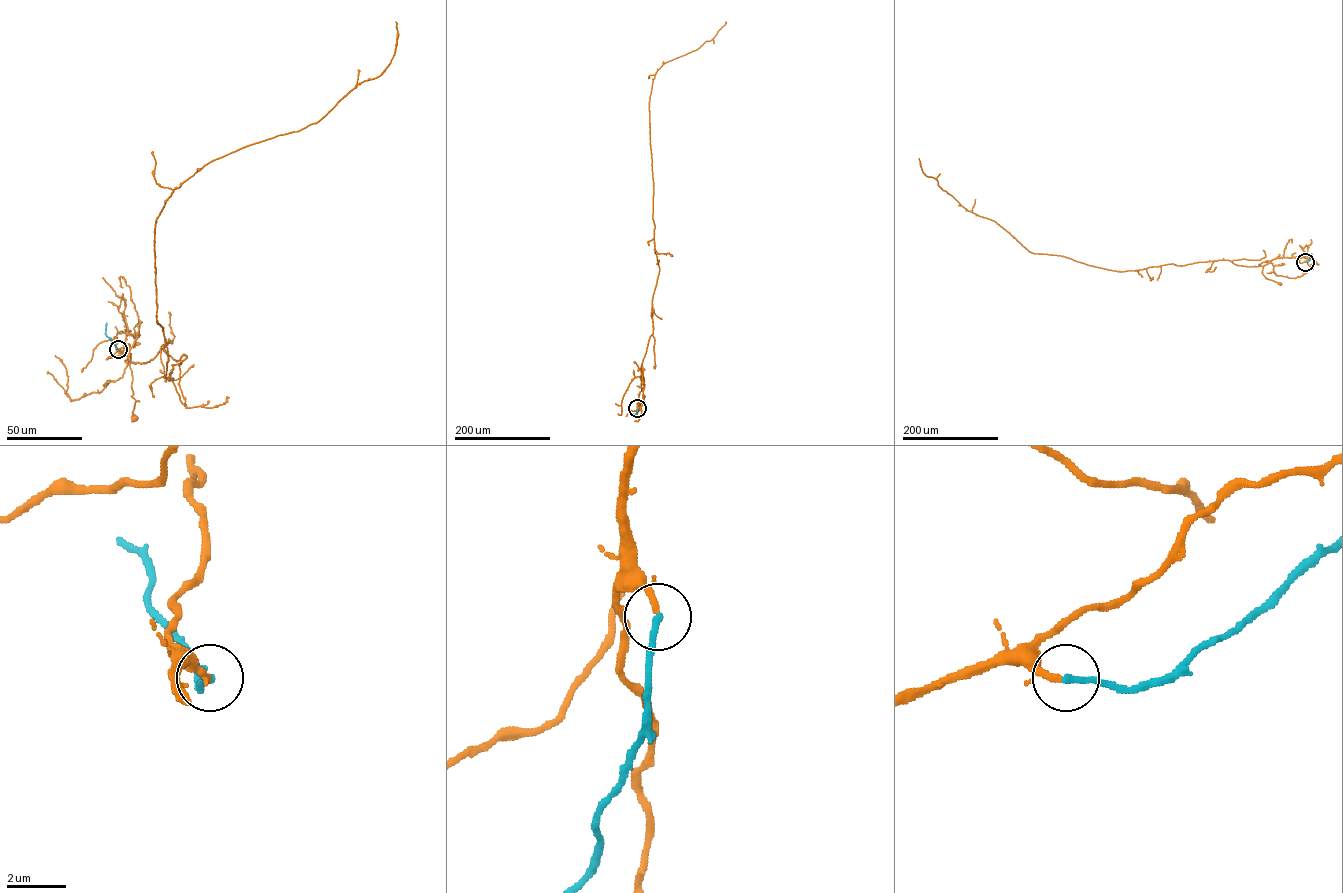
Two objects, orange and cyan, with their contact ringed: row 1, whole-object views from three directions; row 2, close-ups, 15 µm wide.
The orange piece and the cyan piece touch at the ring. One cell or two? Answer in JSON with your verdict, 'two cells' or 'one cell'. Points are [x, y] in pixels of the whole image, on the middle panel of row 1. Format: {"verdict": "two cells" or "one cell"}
{"verdict": "one cell"}

